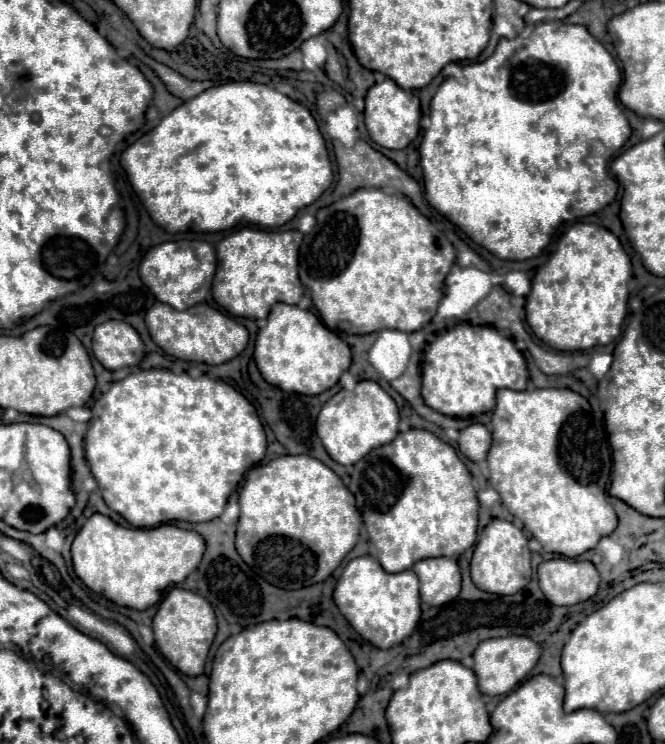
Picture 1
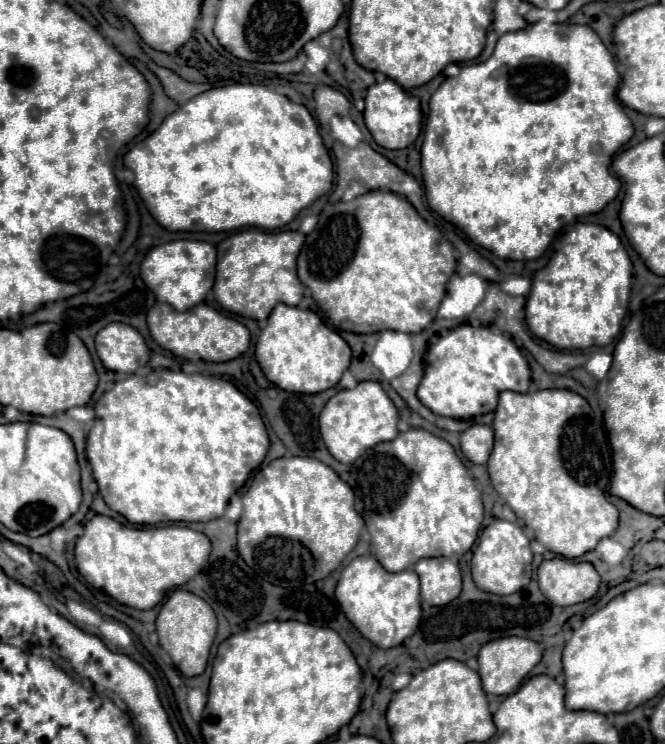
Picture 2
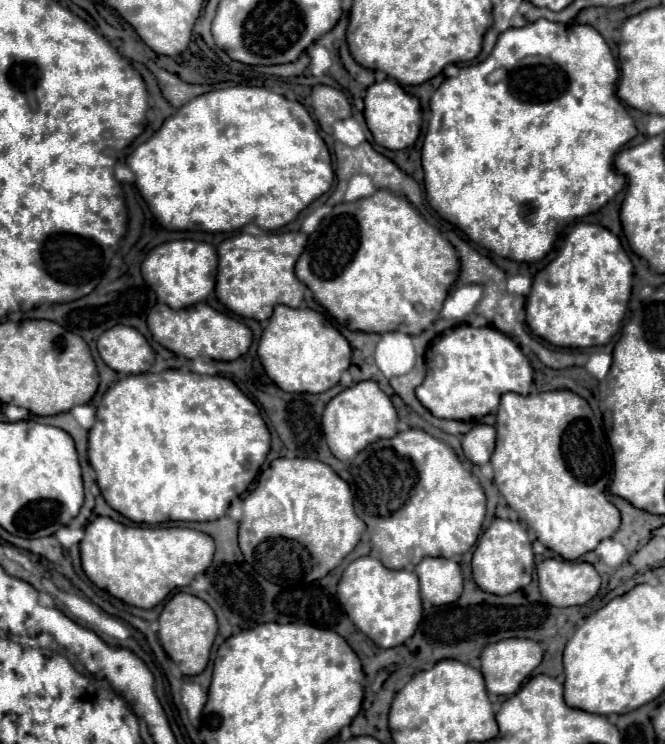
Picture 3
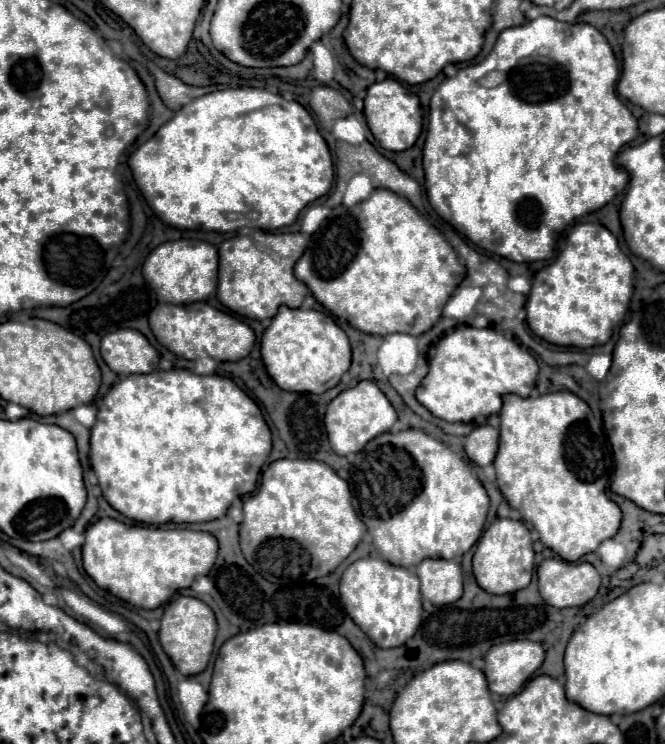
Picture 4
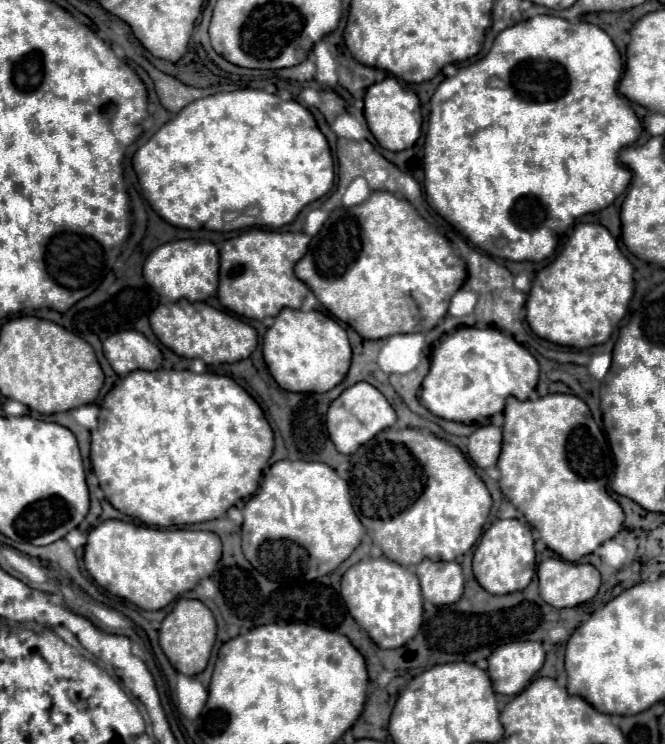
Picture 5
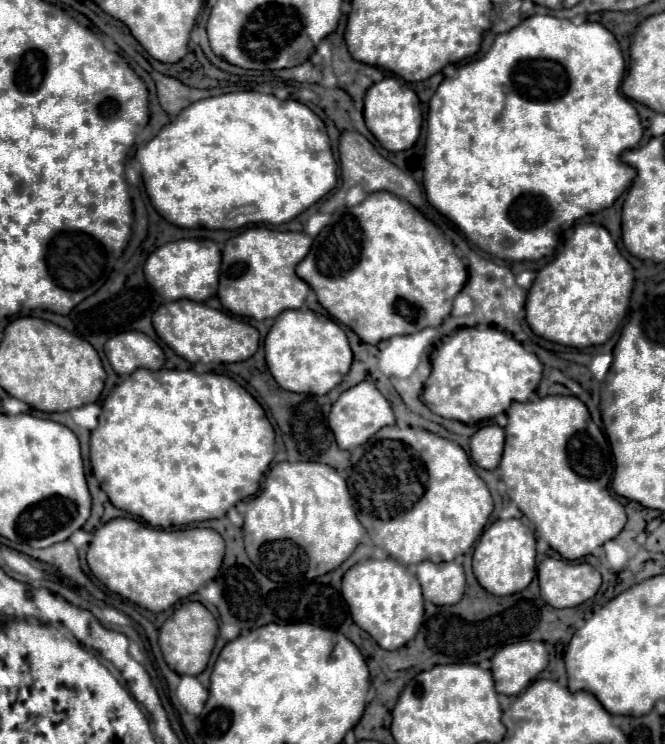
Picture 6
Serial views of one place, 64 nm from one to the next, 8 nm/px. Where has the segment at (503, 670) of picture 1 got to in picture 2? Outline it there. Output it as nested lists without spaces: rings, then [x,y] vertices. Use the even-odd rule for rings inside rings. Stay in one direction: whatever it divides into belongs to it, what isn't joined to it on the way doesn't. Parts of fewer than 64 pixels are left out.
[[[508,636],[504,640],[492,640],[492,644],[484,644],[478,652],[478,674],[482,680],[482,688],[486,694],[504,696],[518,690],[522,680],[530,674],[530,670],[540,662],[542,648],[534,640]]]

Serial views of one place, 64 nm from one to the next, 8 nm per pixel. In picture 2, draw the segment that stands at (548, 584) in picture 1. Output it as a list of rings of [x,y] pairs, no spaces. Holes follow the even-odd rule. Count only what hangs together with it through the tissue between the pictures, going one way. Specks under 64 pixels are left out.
[[[552,558],[538,566],[538,582],[550,604],[572,606],[590,600],[598,592],[600,576],[590,562]]]

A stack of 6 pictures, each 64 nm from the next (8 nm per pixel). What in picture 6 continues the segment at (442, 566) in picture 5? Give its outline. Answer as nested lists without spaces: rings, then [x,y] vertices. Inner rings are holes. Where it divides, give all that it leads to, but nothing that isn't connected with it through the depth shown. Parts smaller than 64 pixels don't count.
[[[424,560],[418,564],[416,576],[422,586],[424,600],[436,606],[456,604],[464,594],[464,568],[456,562],[434,564],[430,560]]]

